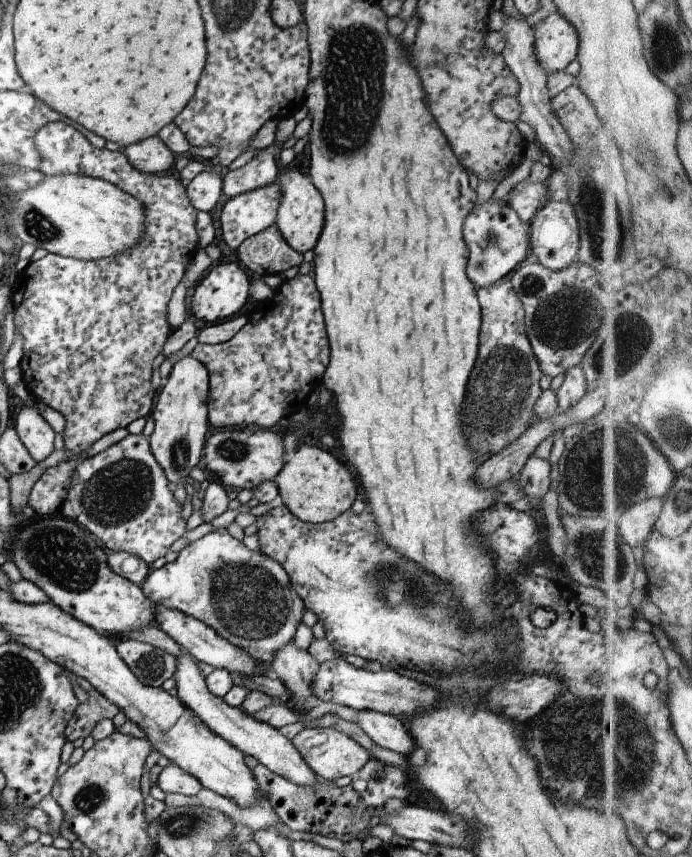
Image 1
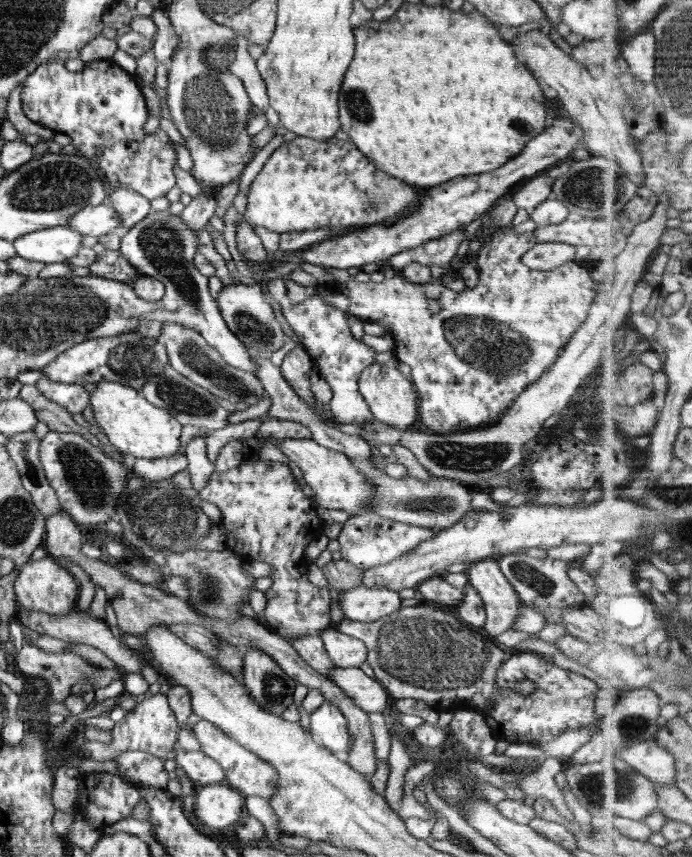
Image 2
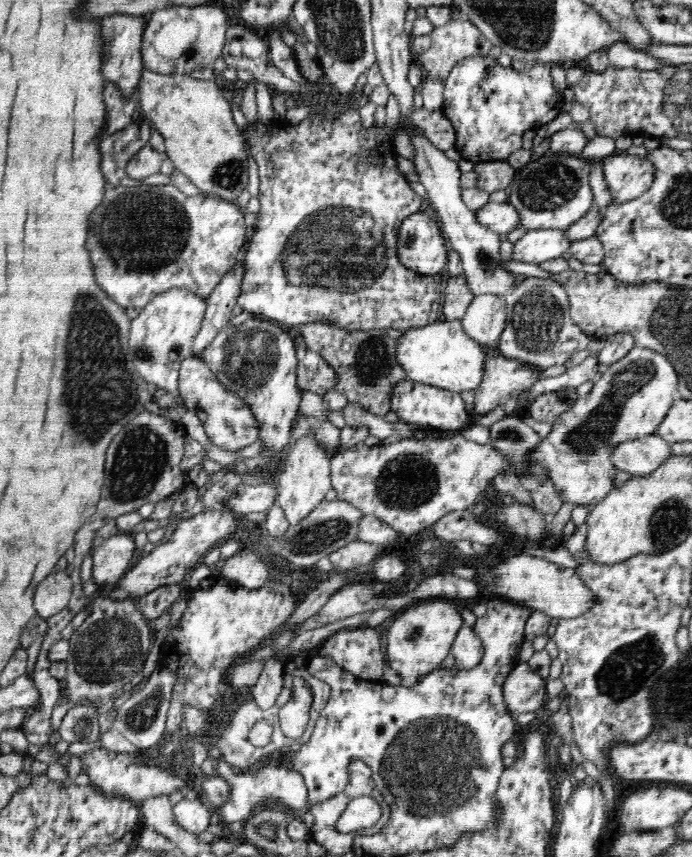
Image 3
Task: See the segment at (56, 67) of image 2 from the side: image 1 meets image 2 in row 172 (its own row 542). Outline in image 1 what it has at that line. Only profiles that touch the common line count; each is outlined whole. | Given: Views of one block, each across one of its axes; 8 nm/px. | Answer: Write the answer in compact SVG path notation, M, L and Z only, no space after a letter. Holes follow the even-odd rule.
M143 433L128 434L125 438L119 442L109 446L104 452L98 453L93 457L88 457L86 460L82 461L78 468L75 469L73 474L70 476L71 487L68 491L67 499L62 503L60 508L59 516L64 516L67 519L76 521L82 528L91 532L98 540L100 540L103 548L109 553L111 552L128 552L128 554L134 554L138 558L142 558L144 562L148 565L152 565L159 558L164 558L170 550L170 546L178 540L181 536L184 537L186 532L186 521L182 519L180 513L182 508L176 503L176 498L174 497L174 487L170 484L167 476L165 475L164 469L160 466L160 463L156 460L156 457L152 454L152 449L150 443L144 437Z

